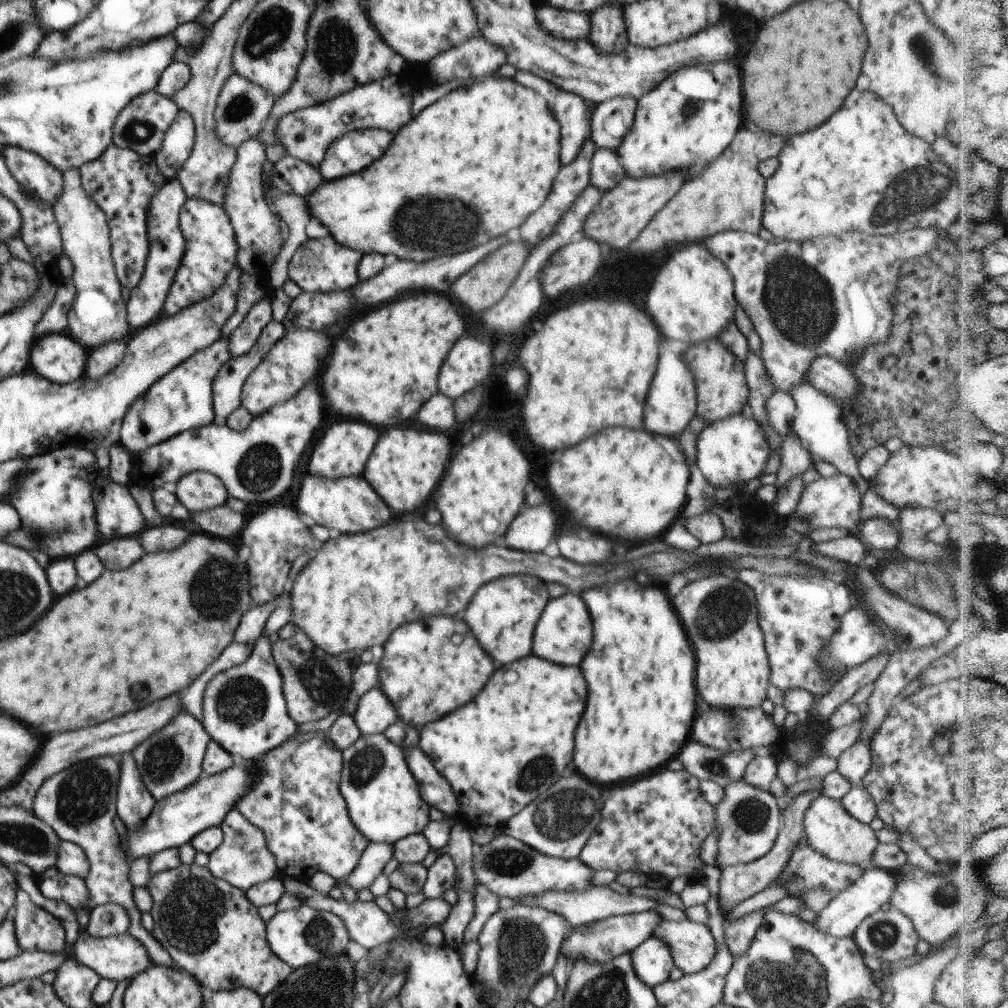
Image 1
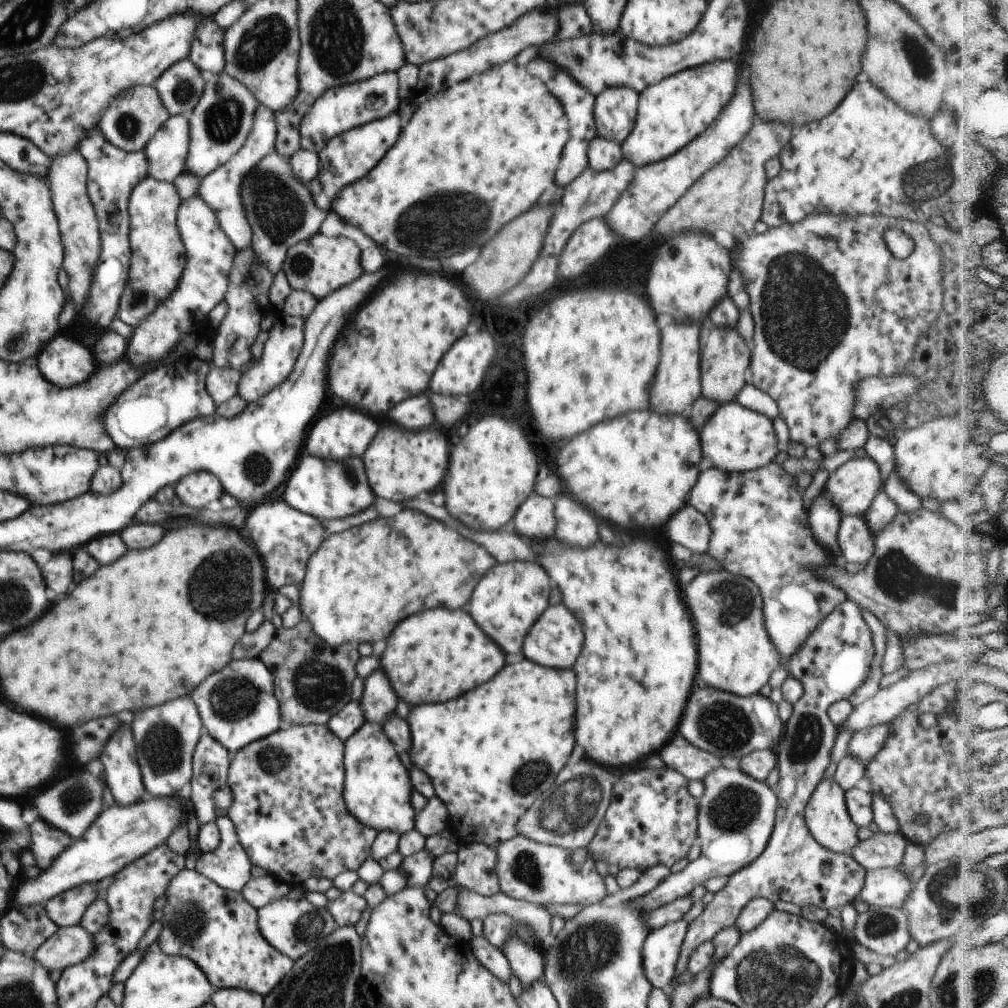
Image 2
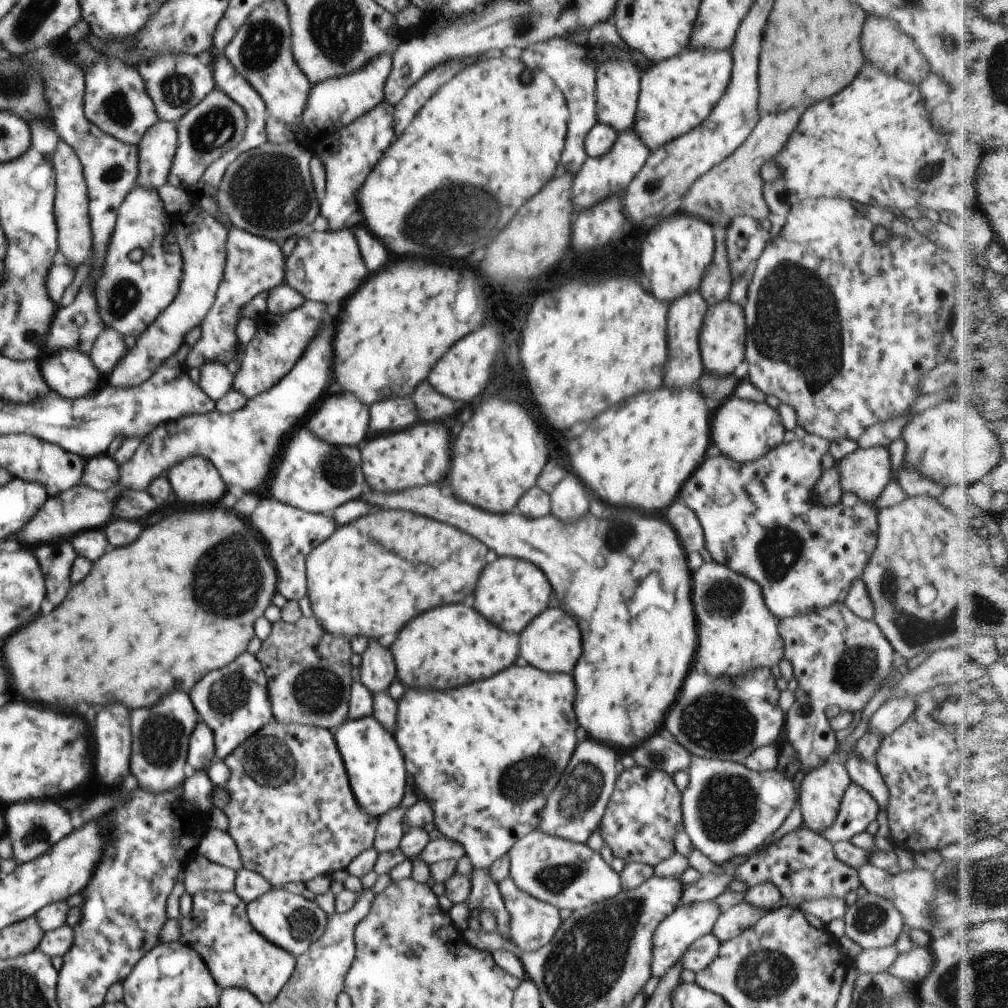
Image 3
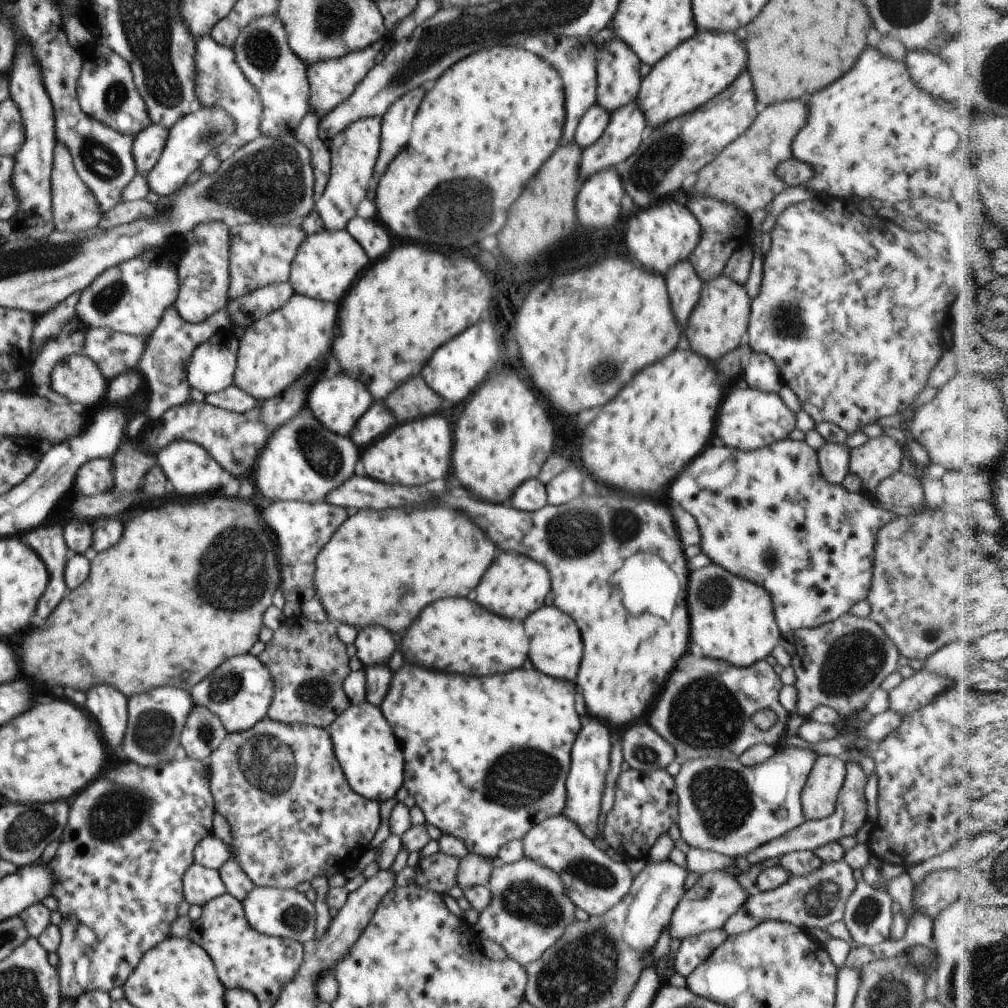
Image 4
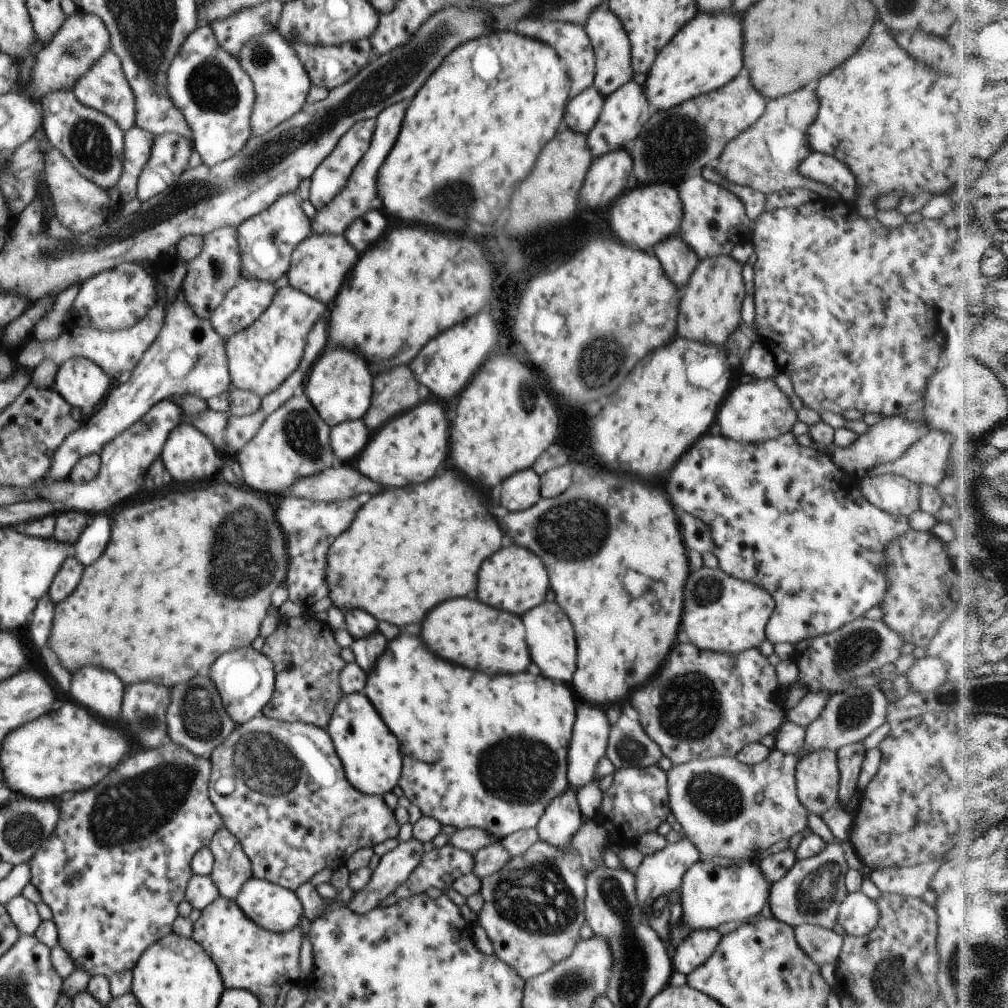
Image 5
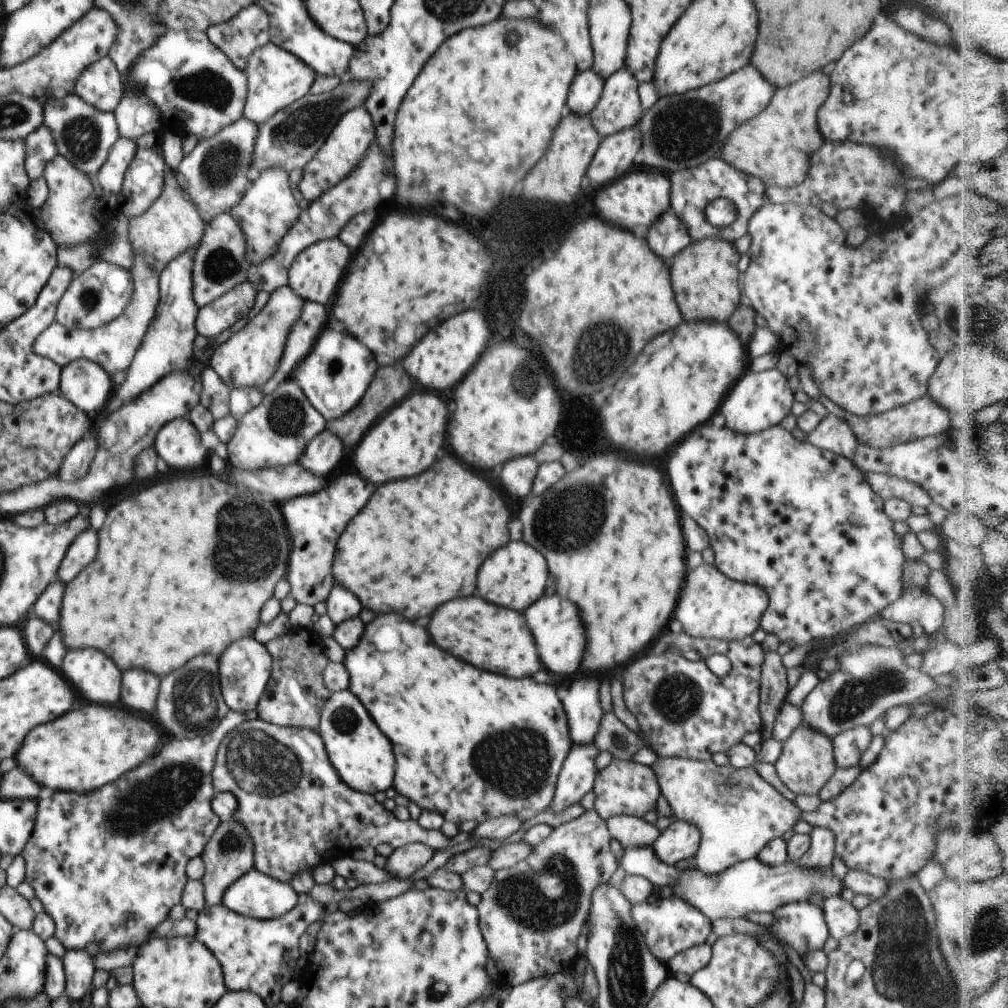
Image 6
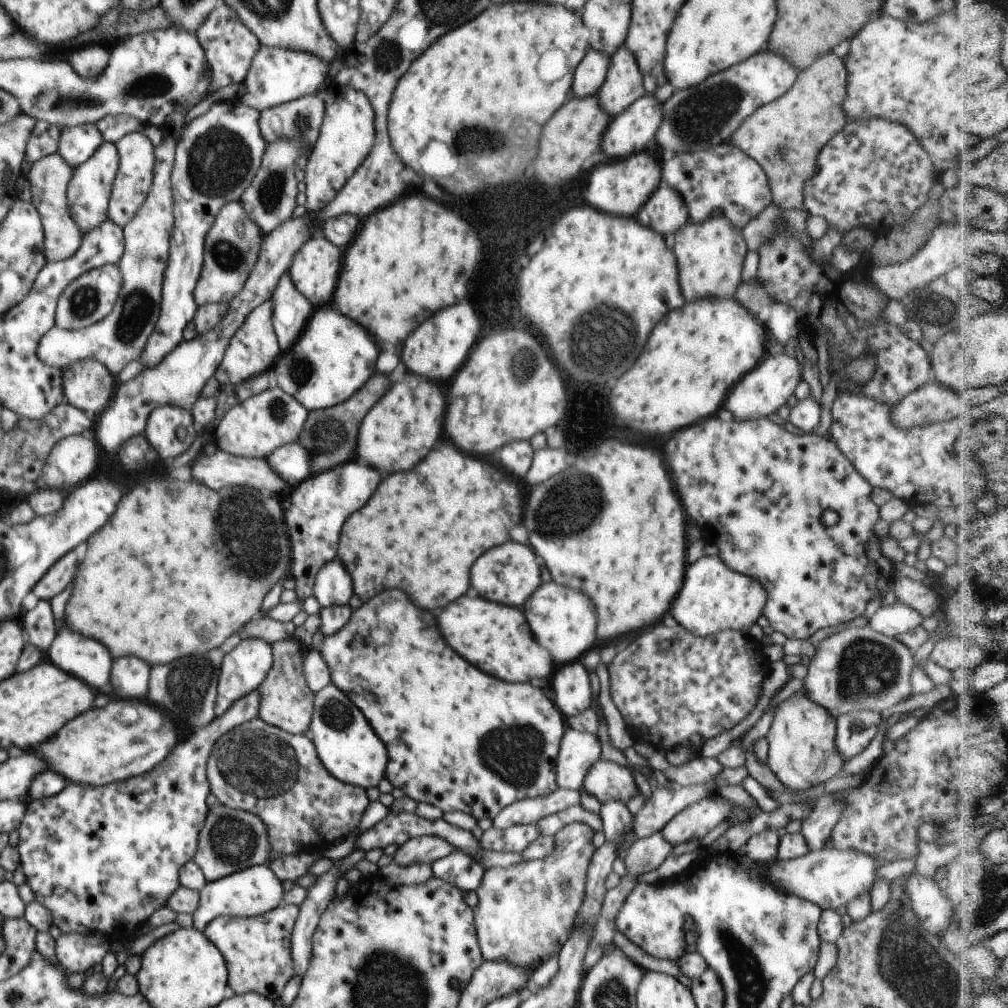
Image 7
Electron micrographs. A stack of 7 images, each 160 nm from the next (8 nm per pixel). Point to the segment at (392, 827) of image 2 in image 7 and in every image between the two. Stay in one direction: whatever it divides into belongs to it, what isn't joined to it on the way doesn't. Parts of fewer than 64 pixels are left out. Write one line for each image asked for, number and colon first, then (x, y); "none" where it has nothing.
3: (374, 762)
4: (371, 758)
5: (371, 756)
6: (363, 756)
7: (347, 746)

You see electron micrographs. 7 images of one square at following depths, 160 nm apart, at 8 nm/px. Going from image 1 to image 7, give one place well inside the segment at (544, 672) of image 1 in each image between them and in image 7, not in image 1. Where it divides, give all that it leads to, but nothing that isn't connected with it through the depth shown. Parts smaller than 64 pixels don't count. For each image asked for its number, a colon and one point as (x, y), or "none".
2: (490, 754)
3: (486, 755)
4: (486, 759)
5: (452, 723)
6: (471, 745)
7: (445, 724)

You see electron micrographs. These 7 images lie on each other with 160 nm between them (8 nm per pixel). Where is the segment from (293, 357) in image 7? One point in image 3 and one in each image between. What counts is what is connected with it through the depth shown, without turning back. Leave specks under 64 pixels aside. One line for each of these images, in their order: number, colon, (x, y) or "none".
3: (342, 420)
4: (338, 401)
5: (340, 386)
6: (334, 376)

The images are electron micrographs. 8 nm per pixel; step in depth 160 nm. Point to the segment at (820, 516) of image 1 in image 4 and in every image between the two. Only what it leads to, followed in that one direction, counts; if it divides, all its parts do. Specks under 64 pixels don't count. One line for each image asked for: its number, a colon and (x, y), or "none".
2: (851, 488)
3: (865, 472)
4: (878, 458)

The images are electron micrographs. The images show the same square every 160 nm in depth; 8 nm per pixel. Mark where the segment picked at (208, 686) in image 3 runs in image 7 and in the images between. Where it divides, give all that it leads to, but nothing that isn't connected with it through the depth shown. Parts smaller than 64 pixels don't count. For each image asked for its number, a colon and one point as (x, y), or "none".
4: (239, 692)
5: (244, 678)
6: (245, 666)
7: (246, 663)

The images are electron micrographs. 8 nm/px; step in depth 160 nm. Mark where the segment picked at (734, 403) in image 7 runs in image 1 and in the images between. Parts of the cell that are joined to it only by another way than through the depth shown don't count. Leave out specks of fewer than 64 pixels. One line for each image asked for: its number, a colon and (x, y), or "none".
1: (733, 451)
2: (735, 439)
3: (744, 431)
4: (749, 419)
5: (758, 411)
6: (758, 401)

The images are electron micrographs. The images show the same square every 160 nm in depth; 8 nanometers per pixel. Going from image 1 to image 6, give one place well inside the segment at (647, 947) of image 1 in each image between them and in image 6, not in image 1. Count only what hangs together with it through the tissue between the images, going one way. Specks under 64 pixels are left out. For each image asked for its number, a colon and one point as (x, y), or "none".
2: (661, 949)
3: (676, 932)
4: (706, 906)
5: (711, 895)
6: (748, 886)

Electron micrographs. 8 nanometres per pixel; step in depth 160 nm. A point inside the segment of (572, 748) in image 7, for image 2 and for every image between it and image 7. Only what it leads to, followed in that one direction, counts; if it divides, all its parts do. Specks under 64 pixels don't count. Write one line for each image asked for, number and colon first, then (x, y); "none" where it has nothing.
2: (528, 871)
3: (570, 875)
4: (592, 881)
5: (562, 818)
6: (578, 773)

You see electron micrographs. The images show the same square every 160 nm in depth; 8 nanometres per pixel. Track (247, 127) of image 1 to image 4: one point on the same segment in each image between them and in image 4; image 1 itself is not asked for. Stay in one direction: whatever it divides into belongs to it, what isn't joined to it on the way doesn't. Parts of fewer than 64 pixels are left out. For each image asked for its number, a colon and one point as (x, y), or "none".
2: (223, 118)
3: (216, 125)
4: (193, 137)

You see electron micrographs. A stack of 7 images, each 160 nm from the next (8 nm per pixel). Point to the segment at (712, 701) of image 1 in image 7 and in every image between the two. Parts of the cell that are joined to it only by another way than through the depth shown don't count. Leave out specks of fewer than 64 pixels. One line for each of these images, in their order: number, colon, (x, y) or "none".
2: (736, 654)
3: (737, 633)
4: (738, 625)
5: (723, 614)
6: (712, 606)
7: (714, 598)

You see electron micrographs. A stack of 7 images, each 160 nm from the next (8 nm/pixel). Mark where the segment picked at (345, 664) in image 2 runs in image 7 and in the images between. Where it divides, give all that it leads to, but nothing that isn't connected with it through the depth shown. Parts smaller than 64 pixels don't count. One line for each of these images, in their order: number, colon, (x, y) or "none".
3: (308, 669)
4: (308, 662)
5: (305, 655)
6: (295, 695)
7: (286, 701)

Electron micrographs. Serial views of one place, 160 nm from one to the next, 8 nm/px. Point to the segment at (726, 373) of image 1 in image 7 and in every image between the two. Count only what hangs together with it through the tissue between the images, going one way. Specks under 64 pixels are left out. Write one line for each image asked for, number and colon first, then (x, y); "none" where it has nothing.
2: (725, 358)
3: (722, 340)
4: (717, 323)
5: (710, 311)
6: (705, 277)
7: (710, 254)

